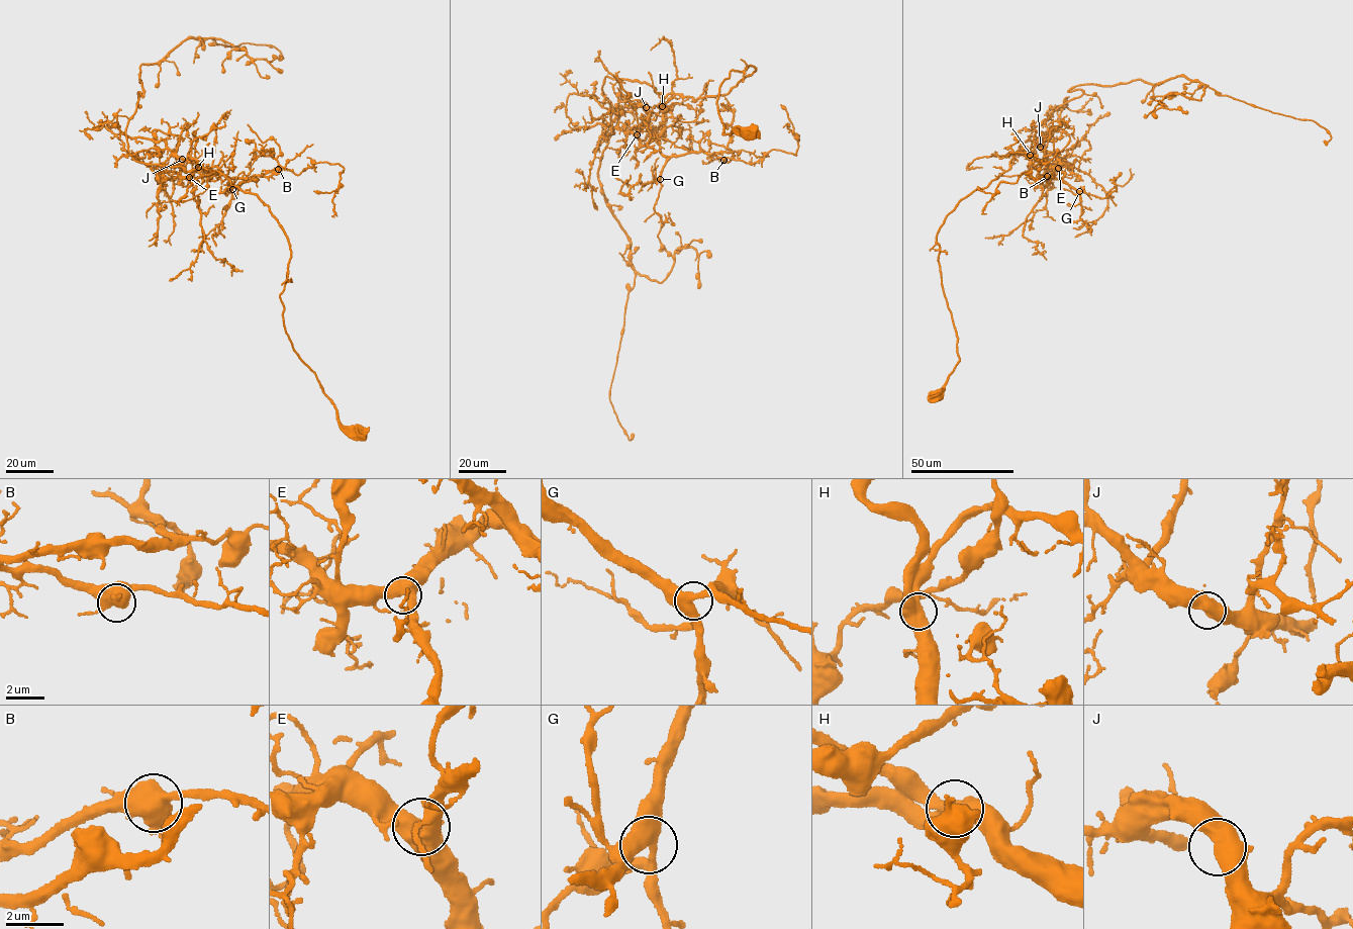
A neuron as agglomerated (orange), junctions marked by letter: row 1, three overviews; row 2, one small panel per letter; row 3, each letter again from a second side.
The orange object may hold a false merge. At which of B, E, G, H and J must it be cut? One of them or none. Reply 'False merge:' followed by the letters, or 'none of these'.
False merge: none of these

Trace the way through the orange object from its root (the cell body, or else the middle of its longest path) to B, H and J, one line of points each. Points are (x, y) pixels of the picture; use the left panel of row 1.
B: (357, 433), (286, 332), (291, 253), (277, 219), (196, 166), (243, 179), (278, 169)
H: (357, 433), (341, 423), (286, 332), (280, 294), (291, 253), (277, 219), (256, 195), (198, 167)
J: (357, 433), (341, 423), (315, 373), (286, 332), (280, 294), (291, 253), (268, 205), (190, 157), (182, 159)

